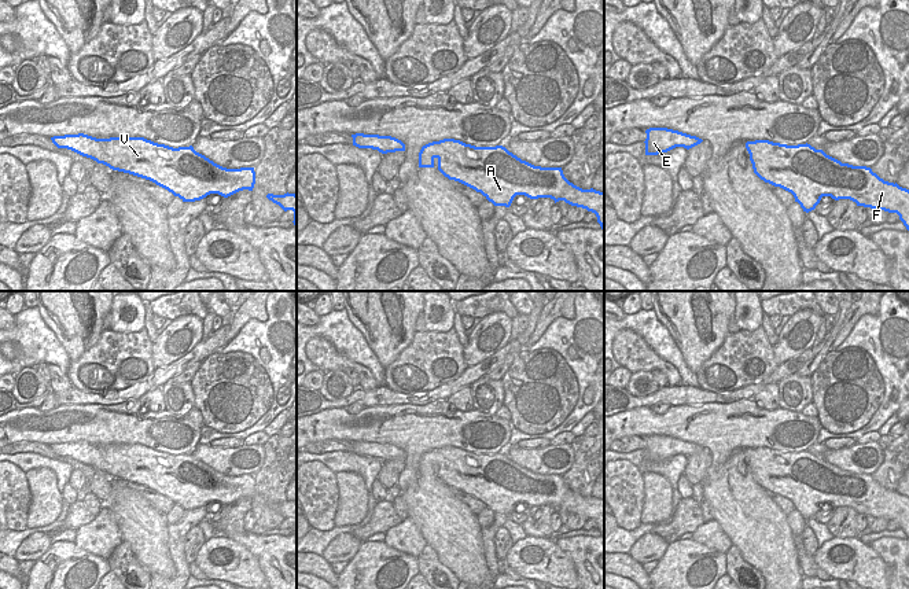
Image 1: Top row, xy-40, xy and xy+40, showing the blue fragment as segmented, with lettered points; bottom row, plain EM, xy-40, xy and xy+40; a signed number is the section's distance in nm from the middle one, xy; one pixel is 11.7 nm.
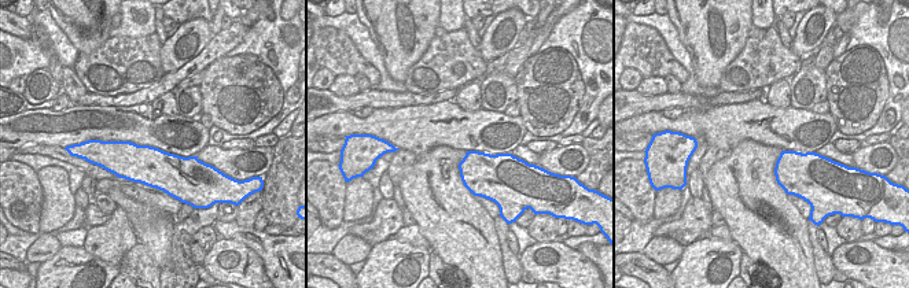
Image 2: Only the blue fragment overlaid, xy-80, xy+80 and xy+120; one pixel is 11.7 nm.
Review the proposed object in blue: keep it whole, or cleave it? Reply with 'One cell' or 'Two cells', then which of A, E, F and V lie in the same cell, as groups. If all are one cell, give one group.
One cell. Groups: A E F V

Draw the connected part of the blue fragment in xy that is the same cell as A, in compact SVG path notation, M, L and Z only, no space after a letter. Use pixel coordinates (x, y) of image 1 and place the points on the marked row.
M454 139L423 146L419 168L434 168L435 158L445 177L481 192L494 206L509 207L516 195L564 200L595 213L604 229L604 192L574 185L562 168L534 166L503 146L475 147Z

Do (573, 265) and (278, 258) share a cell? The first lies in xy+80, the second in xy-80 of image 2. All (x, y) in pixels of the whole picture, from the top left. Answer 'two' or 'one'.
two

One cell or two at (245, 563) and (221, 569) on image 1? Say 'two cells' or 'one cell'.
one cell

